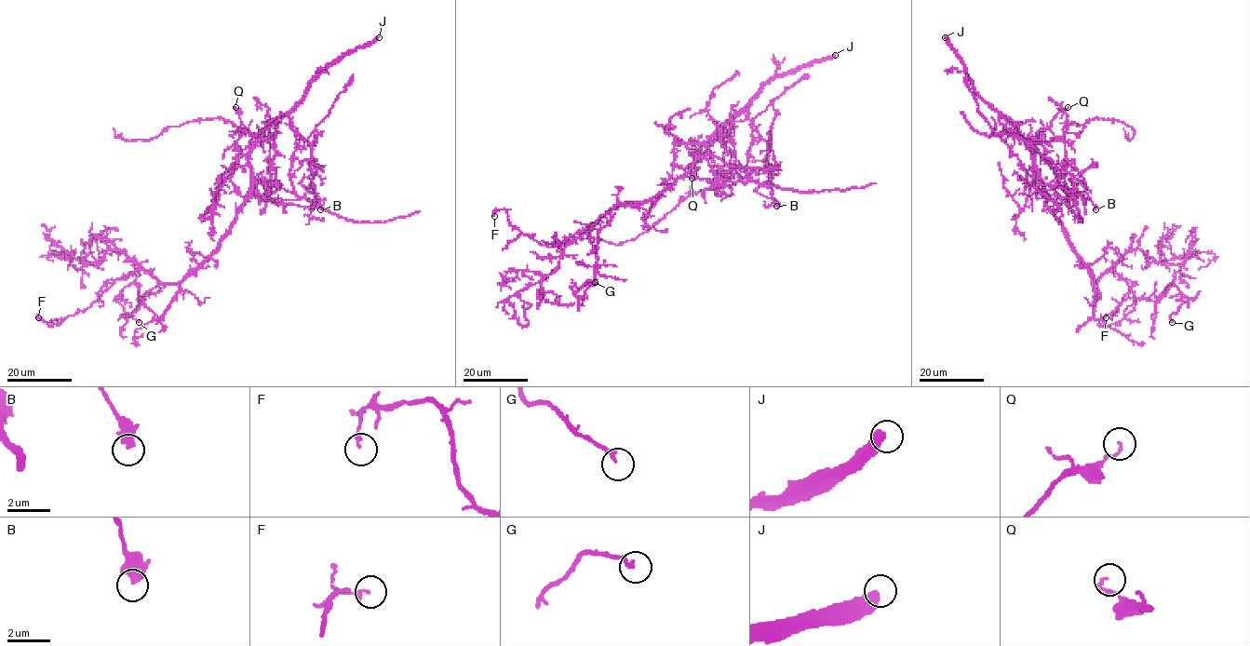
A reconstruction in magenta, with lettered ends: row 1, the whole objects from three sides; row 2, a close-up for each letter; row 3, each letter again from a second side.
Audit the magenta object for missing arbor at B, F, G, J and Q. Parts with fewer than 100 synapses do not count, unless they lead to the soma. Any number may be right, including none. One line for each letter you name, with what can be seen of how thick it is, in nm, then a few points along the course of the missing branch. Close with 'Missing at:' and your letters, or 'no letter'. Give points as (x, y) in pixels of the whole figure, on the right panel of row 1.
J: calibre 550 nm; course (945, 37), (949, 17), (946, 25), (949, 30), (948, 38), (932, 53)
Missing at: J

